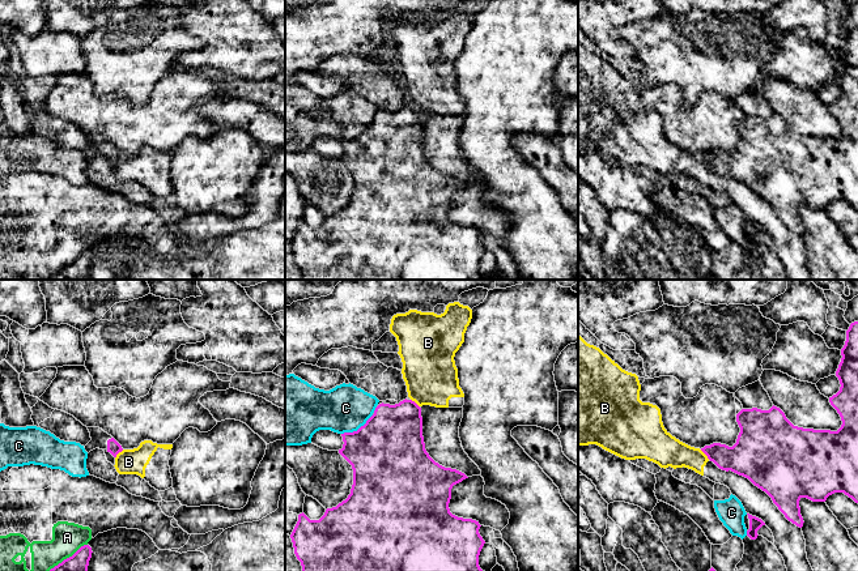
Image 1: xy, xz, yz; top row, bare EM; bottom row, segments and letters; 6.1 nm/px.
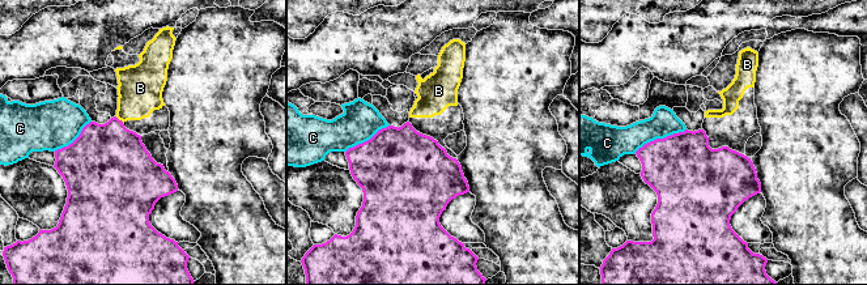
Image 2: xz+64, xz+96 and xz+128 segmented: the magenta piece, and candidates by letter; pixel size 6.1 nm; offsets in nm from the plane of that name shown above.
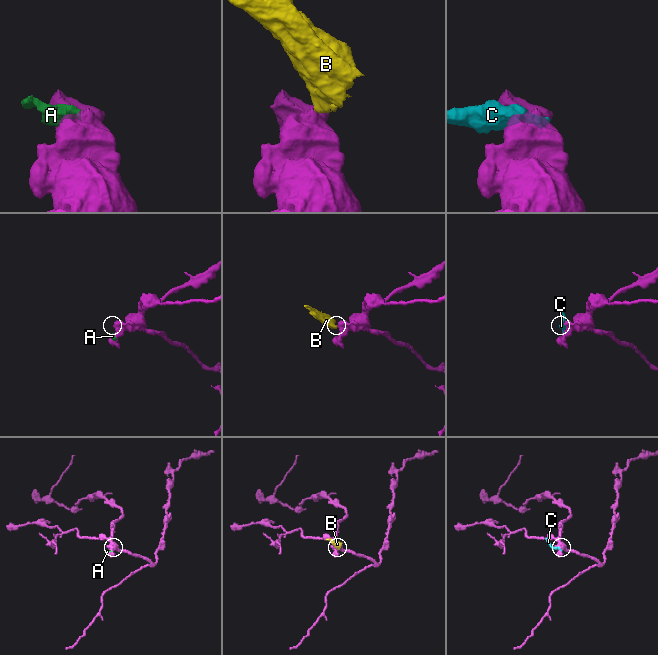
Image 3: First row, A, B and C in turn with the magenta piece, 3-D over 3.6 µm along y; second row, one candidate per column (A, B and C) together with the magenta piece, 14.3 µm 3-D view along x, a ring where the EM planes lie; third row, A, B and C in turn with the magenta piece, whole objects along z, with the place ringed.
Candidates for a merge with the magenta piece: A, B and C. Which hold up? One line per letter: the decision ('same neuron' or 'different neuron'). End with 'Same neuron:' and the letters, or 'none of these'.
A: different neuron
B: different neuron
C: different neuron
Same neuron: none of these

